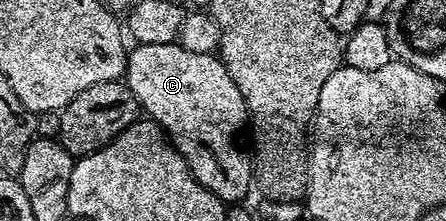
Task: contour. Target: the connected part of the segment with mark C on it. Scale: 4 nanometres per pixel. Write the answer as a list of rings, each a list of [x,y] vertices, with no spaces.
[[[178,42],[167,45],[137,43],[134,48],[128,52],[123,79],[140,103],[140,110],[149,114],[146,116],[165,132],[184,157],[189,171],[215,198],[226,205],[240,204],[249,186],[254,186],[255,163],[250,152],[237,144],[237,134],[247,123],[247,108],[243,93],[239,93],[239,85],[231,81],[225,64],[216,54],[191,53],[191,49],[183,49]]]

